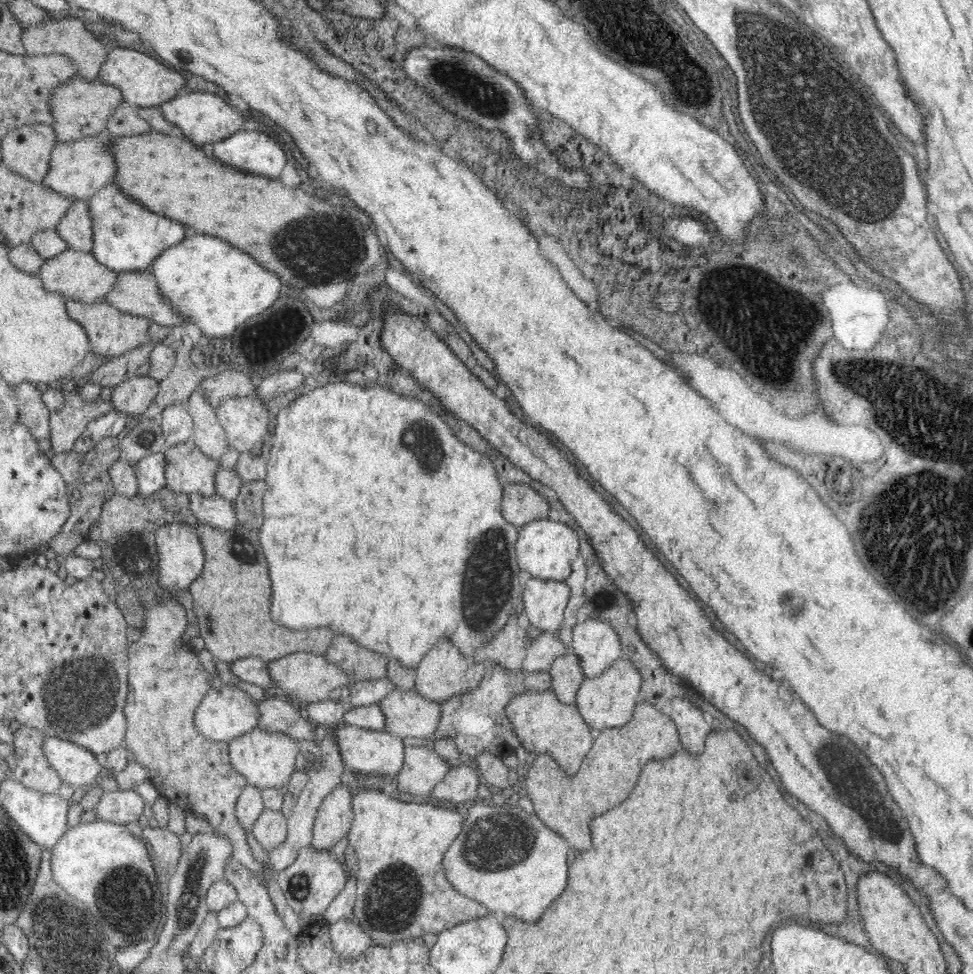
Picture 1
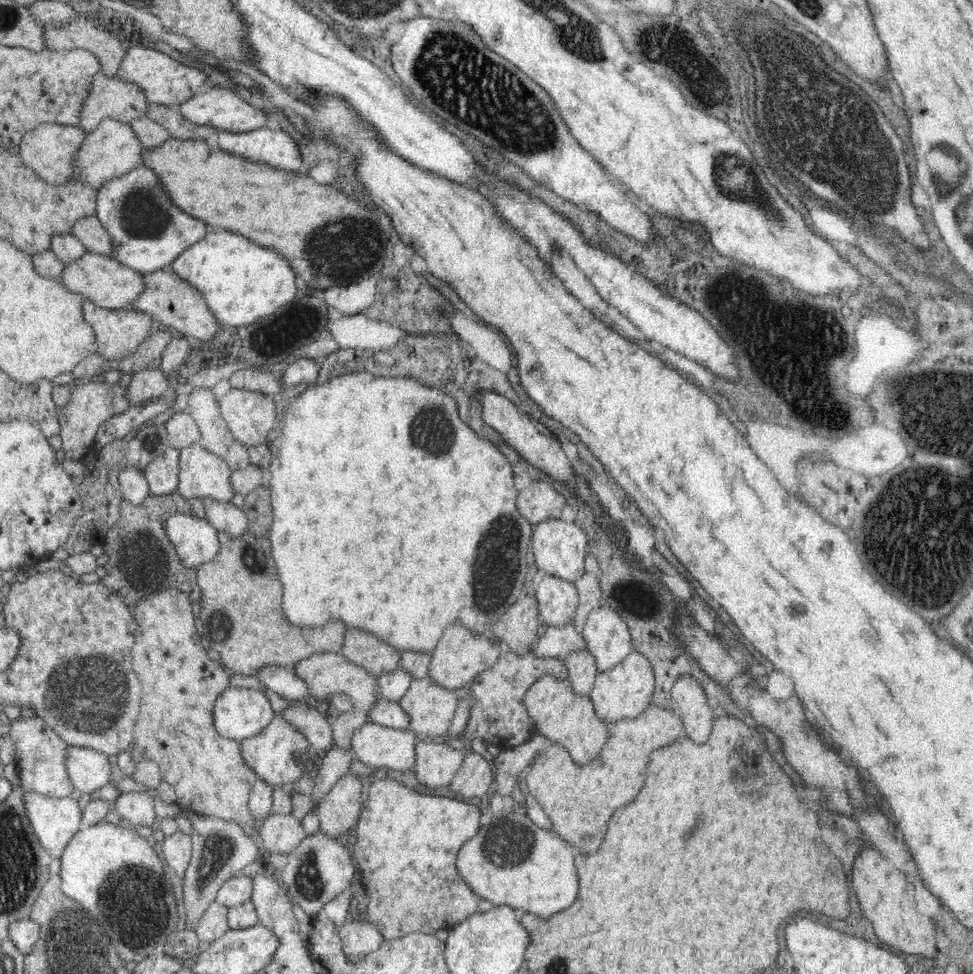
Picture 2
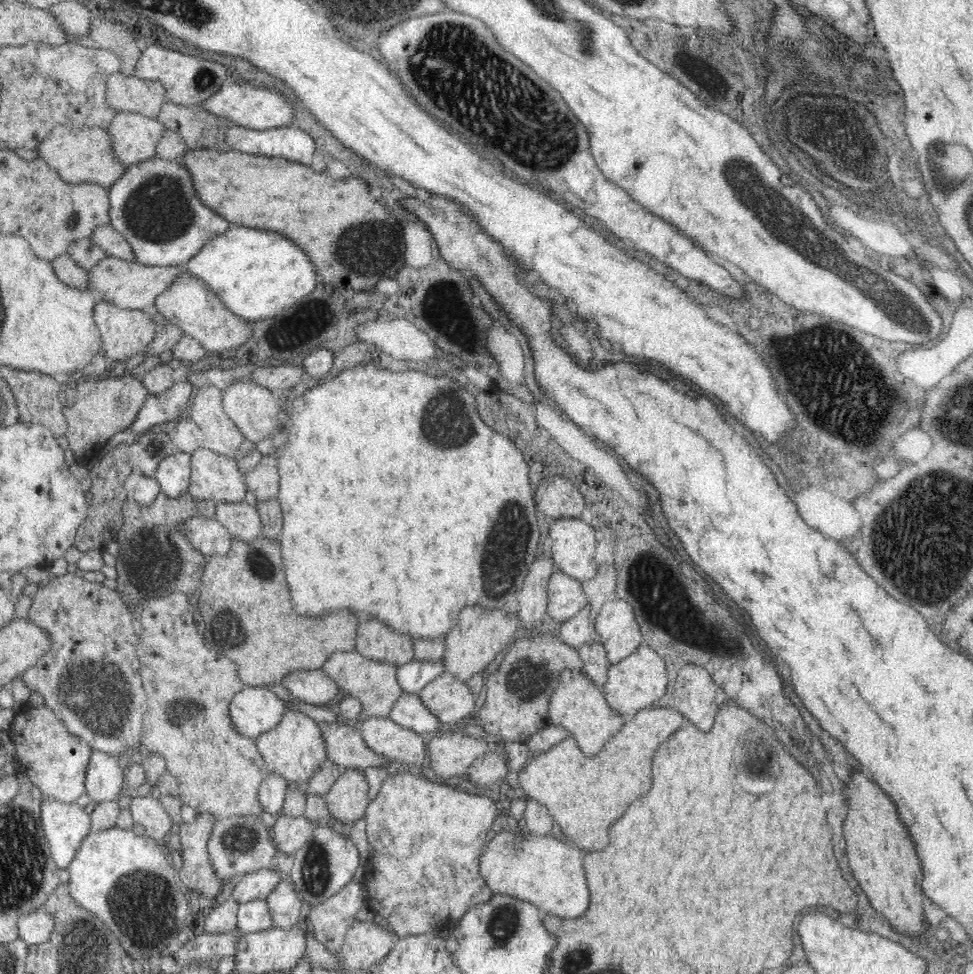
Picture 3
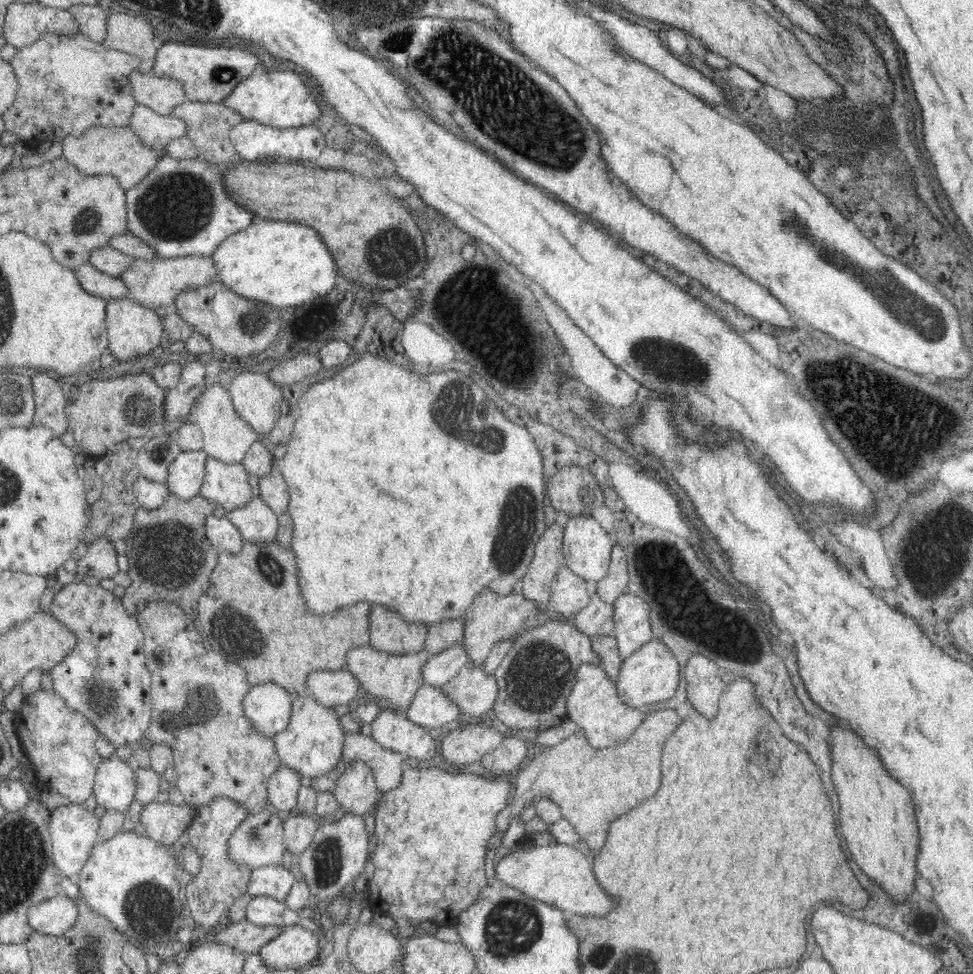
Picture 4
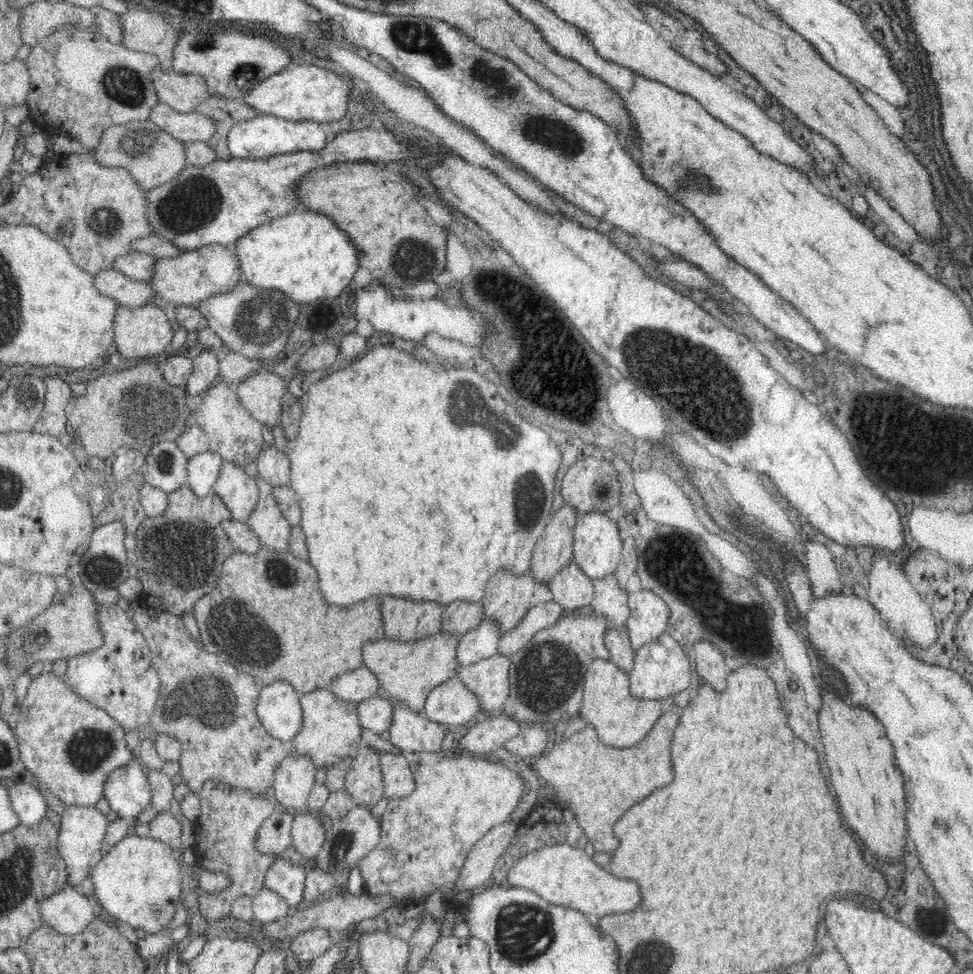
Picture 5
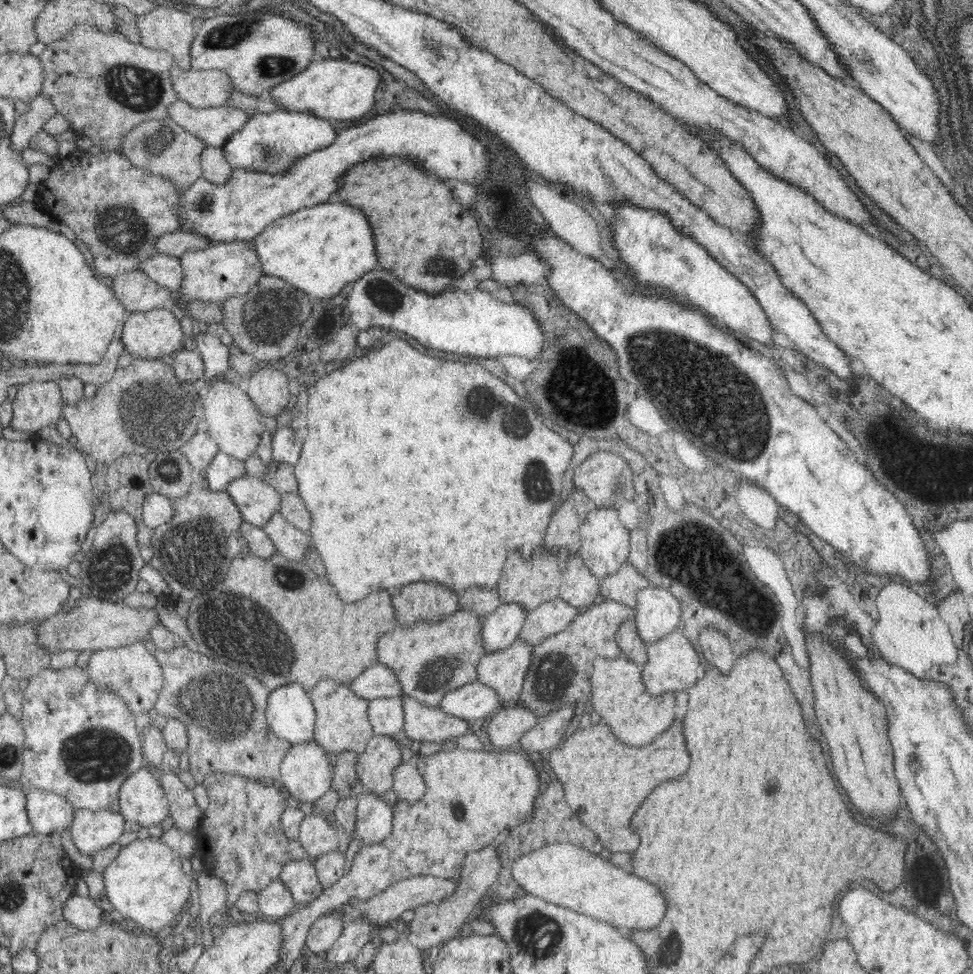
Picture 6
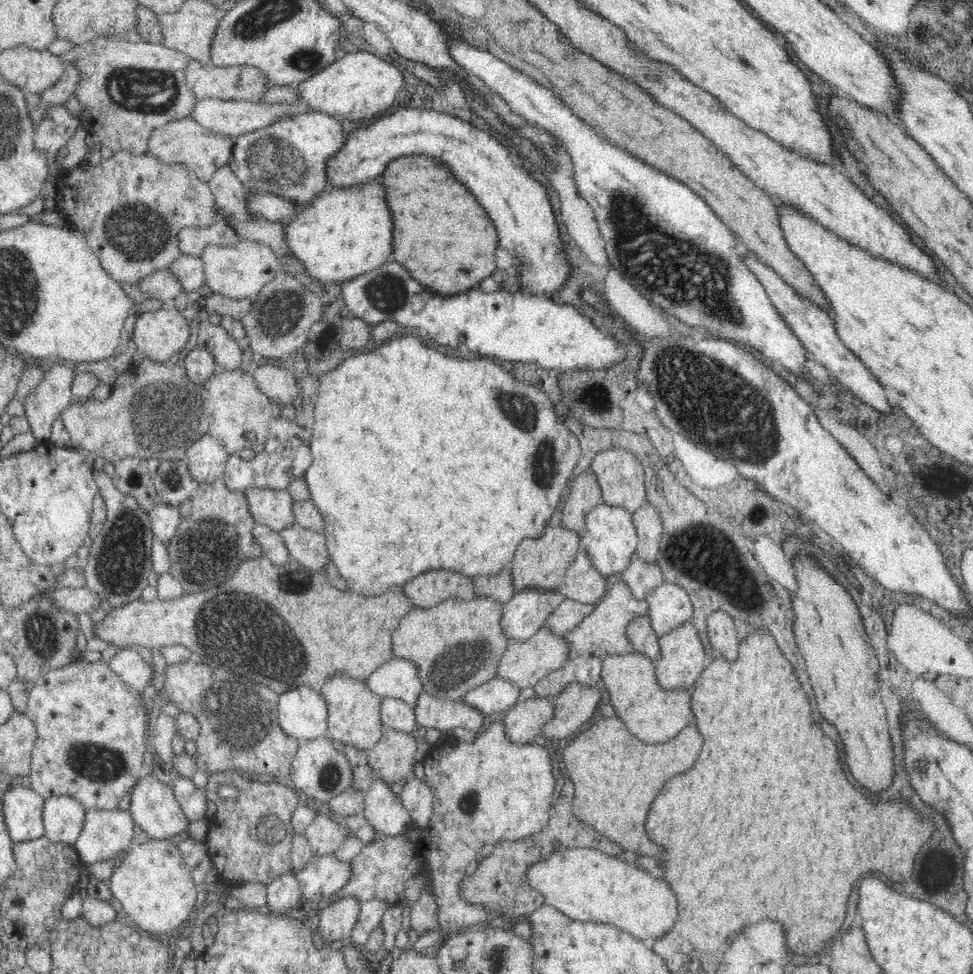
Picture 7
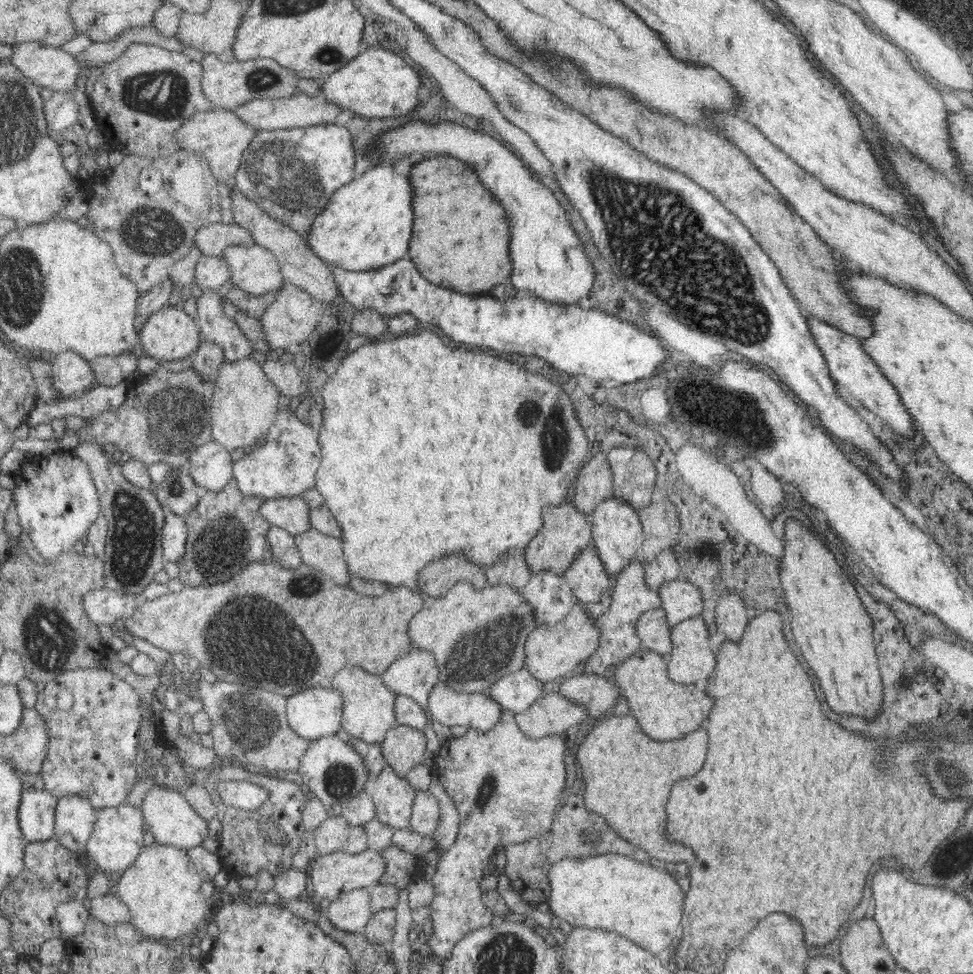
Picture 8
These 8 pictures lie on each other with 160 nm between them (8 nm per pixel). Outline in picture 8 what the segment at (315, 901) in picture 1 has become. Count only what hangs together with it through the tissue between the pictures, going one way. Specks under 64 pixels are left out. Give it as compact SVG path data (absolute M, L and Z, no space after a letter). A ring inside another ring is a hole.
M385 766L369 786L376 819L392 826L395 830L410 829L411 812L416 799L416 788L406 776L401 776L392 767Z

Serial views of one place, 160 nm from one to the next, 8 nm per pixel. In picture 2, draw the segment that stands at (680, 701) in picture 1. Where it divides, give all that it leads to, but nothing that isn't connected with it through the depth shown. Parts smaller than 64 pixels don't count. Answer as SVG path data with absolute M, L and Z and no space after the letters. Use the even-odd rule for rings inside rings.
M688 674L674 679L668 707L683 722L684 735L697 744L709 740L716 719L713 704L697 680Z

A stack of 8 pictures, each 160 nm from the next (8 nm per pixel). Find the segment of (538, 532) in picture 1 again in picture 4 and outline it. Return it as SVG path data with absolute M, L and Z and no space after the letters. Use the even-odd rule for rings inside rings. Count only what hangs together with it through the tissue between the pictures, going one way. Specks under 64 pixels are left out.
M587 514L571 516L564 526L565 565L585 581L598 582L608 574L612 537Z

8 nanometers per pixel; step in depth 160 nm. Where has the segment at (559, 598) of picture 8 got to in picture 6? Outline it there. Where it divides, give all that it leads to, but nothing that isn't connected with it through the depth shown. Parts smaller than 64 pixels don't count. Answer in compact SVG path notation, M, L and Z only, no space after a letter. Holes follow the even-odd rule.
M501 603L482 622L484 652L491 653L508 648L518 640L518 632L527 612L518 603Z

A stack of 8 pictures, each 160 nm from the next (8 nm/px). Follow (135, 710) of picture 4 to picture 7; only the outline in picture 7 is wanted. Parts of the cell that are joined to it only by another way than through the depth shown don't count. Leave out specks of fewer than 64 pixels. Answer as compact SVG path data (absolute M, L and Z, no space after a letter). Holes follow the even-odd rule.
M121 647L121 651L106 661L108 667L114 671L124 684L133 693L140 694L154 680L156 675L152 674L150 665L142 659L138 651Z

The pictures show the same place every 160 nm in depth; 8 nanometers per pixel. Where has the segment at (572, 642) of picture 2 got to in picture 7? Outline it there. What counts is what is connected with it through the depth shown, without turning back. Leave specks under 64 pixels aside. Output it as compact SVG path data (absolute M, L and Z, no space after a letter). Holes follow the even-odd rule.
M633 556L626 570L613 579L628 583L630 591L637 599L644 599L647 592L665 582L662 577L662 569L656 562L646 562L638 556Z

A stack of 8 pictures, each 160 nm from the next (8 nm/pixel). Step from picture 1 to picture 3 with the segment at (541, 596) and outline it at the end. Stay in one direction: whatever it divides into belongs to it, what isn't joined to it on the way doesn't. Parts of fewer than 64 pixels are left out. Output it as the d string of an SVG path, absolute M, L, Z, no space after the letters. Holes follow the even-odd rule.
M560 570L550 576L547 595L547 613L554 621L567 621L588 605L581 582Z

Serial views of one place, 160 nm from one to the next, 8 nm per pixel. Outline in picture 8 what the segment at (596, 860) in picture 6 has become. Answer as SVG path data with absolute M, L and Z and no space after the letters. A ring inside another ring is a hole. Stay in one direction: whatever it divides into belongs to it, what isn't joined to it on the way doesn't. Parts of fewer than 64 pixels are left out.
M610 853L574 858L561 857L549 868L548 878L552 891L547 903L555 918L564 918L566 922L578 927L601 928L615 932L635 942L652 955L658 955L674 944L676 929L683 919L684 892L670 872L658 870L647 861Z

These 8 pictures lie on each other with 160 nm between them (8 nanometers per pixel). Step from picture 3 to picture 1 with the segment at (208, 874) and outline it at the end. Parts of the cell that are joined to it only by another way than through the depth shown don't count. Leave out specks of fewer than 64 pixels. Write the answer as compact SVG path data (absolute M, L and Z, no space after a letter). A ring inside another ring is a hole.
M152 823L143 829L142 839L150 844L150 850L160 864L170 871L176 868L182 854L182 842L177 834Z

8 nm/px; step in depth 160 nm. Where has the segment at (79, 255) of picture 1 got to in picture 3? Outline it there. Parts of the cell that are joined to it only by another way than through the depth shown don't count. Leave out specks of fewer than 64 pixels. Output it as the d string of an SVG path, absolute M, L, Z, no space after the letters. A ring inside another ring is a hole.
M109 256L98 265L88 270L90 274L90 291L102 292L104 300L114 303L117 307L132 310L153 311L154 302L174 280L178 279L187 269L184 266L146 266L135 261L121 260Z

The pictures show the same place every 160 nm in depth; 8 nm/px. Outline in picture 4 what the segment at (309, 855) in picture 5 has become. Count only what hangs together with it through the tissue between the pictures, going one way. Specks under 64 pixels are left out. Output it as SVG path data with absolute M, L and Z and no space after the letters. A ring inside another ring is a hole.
M292 813L284 817L283 832L287 850L296 856L302 854L315 840L316 832L321 830L322 821Z

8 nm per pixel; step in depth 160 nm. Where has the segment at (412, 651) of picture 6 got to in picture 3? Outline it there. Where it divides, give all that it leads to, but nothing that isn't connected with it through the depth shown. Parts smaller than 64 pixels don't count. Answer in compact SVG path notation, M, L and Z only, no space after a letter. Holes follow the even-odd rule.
M354 650L332 653L321 670L337 682L340 691L346 690L349 696L361 700L363 710L358 720L363 723L368 718L389 717L394 704L402 696L403 689L397 680L397 667L390 663L372 660Z

